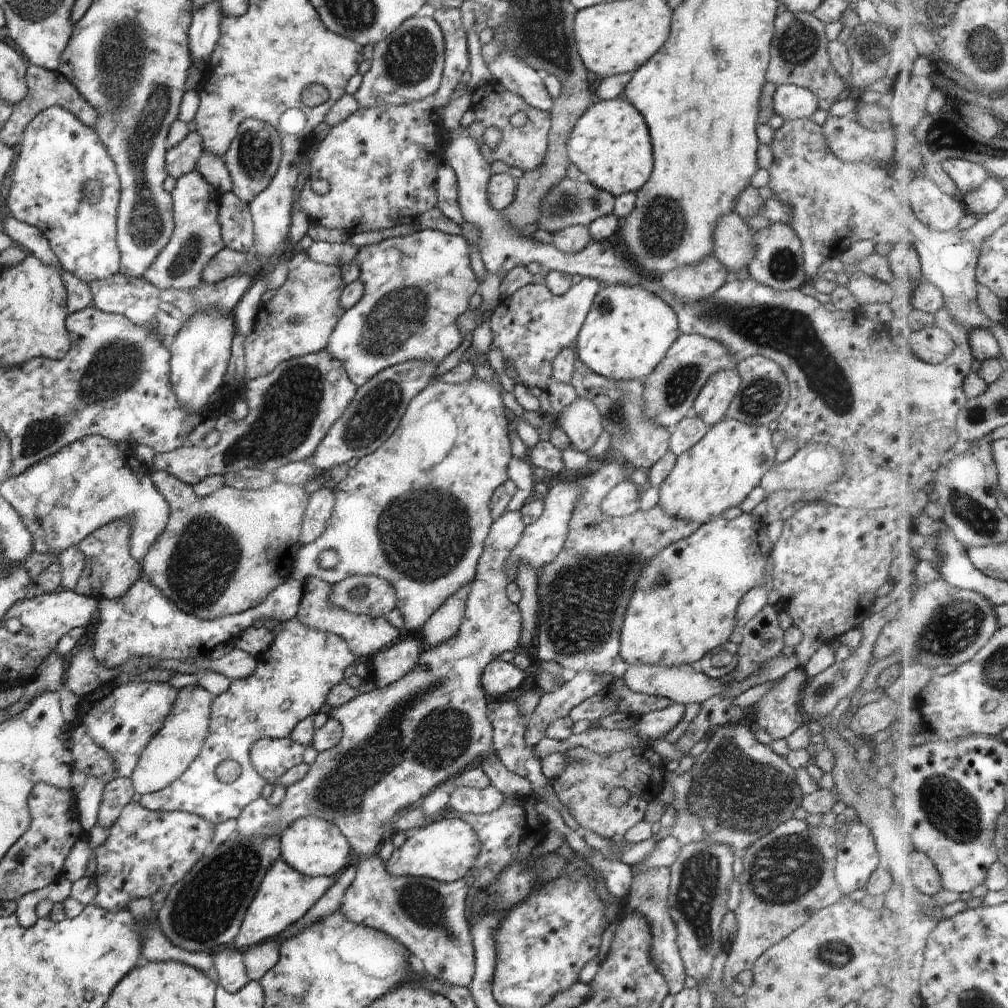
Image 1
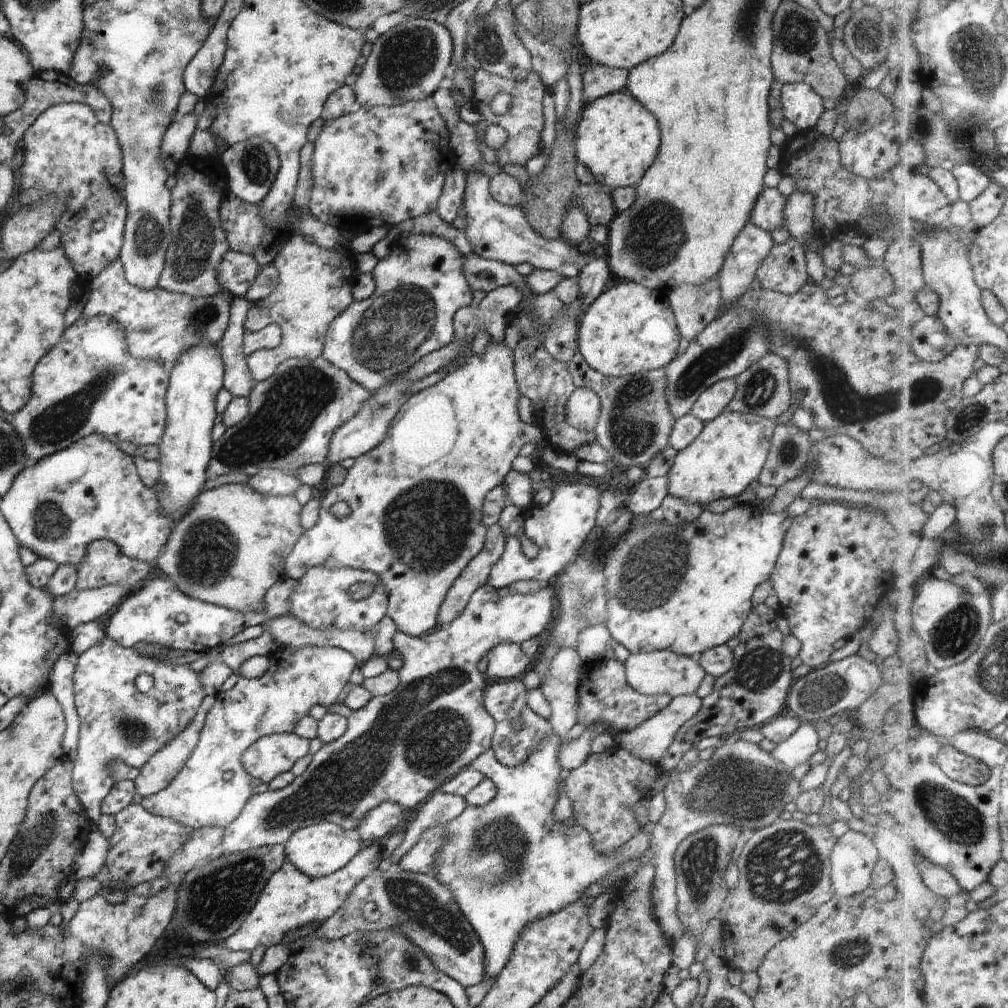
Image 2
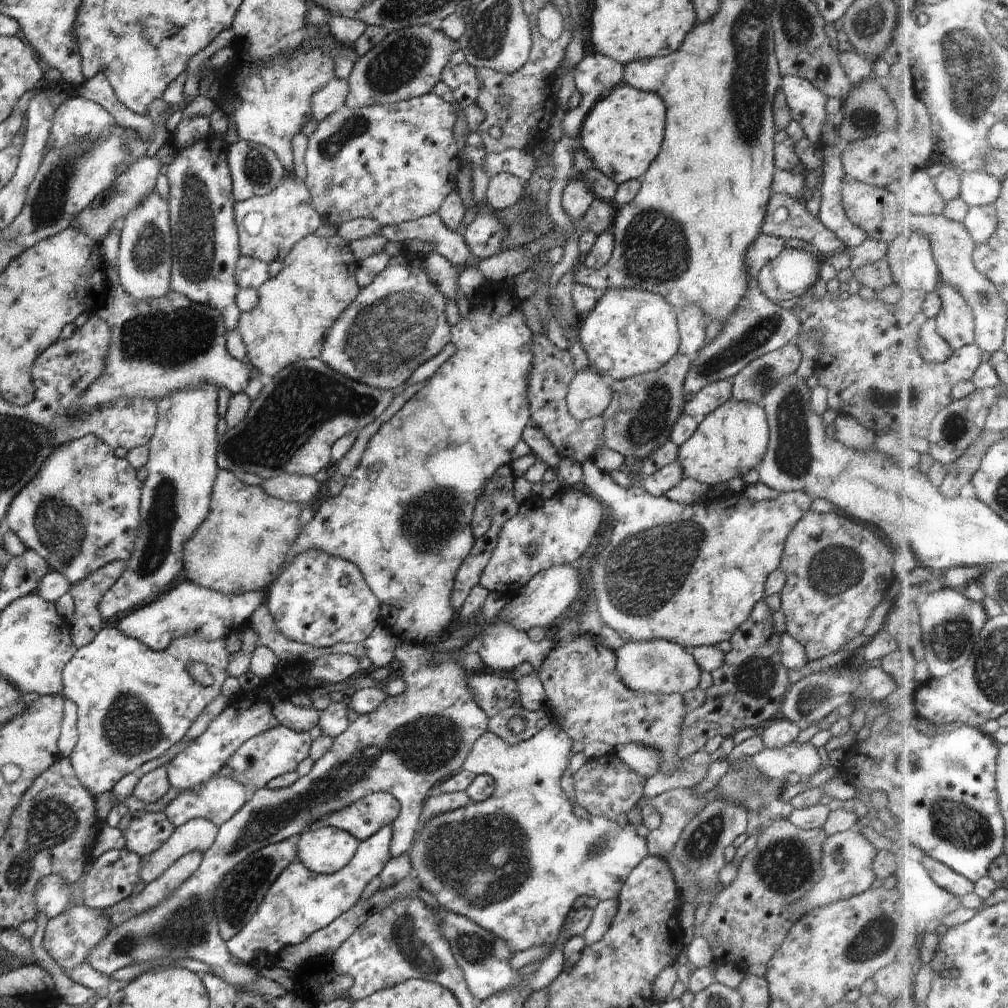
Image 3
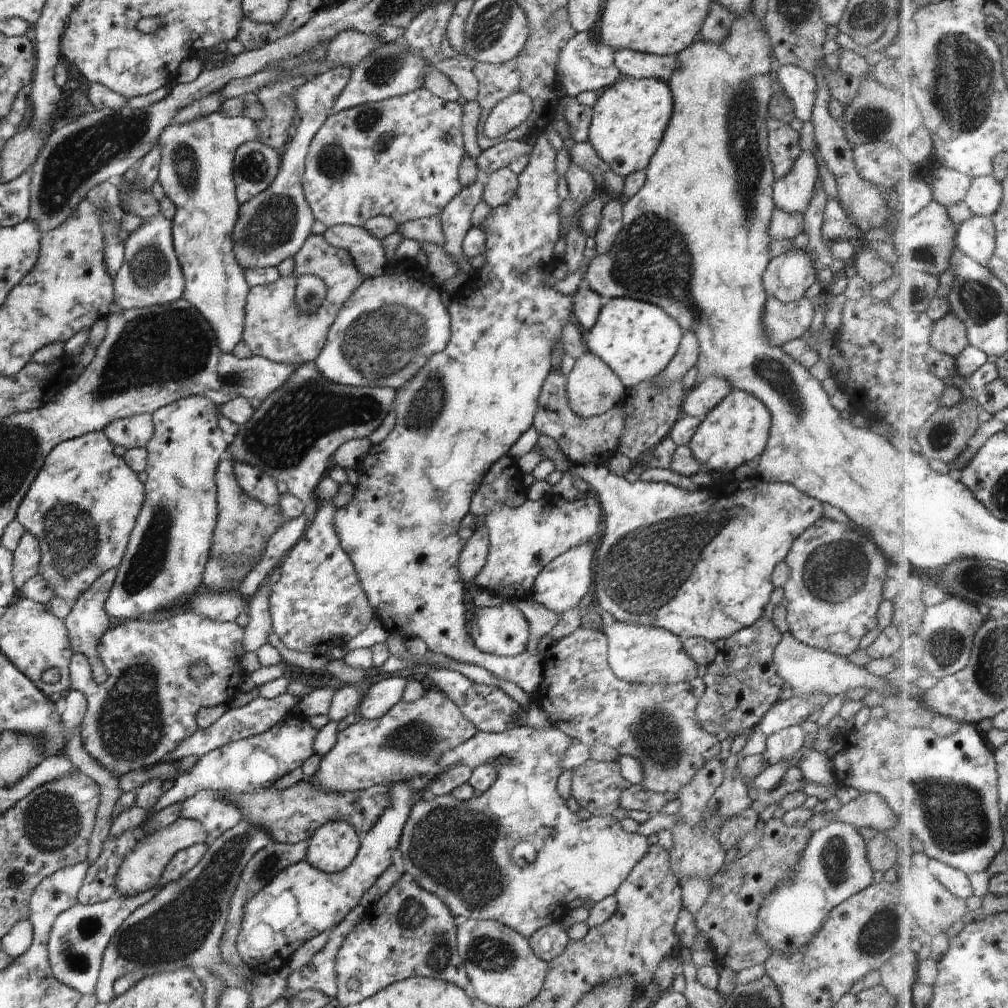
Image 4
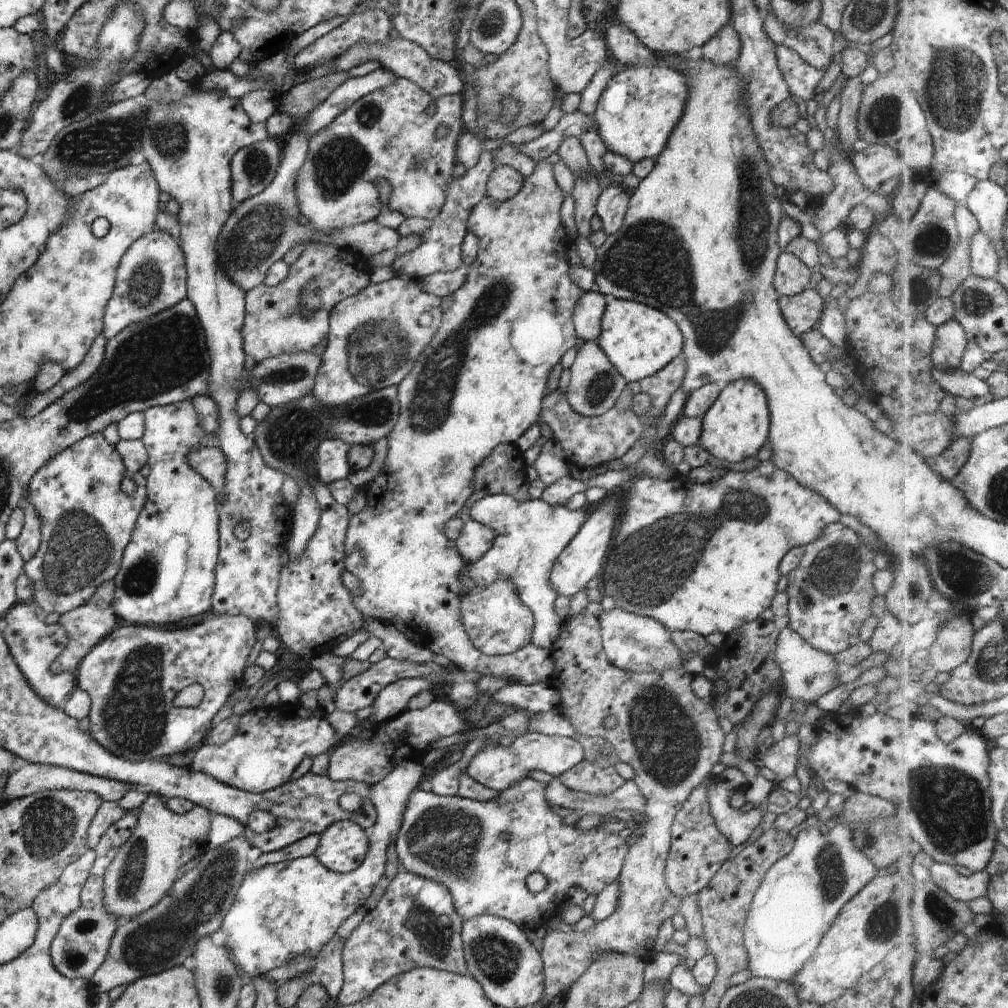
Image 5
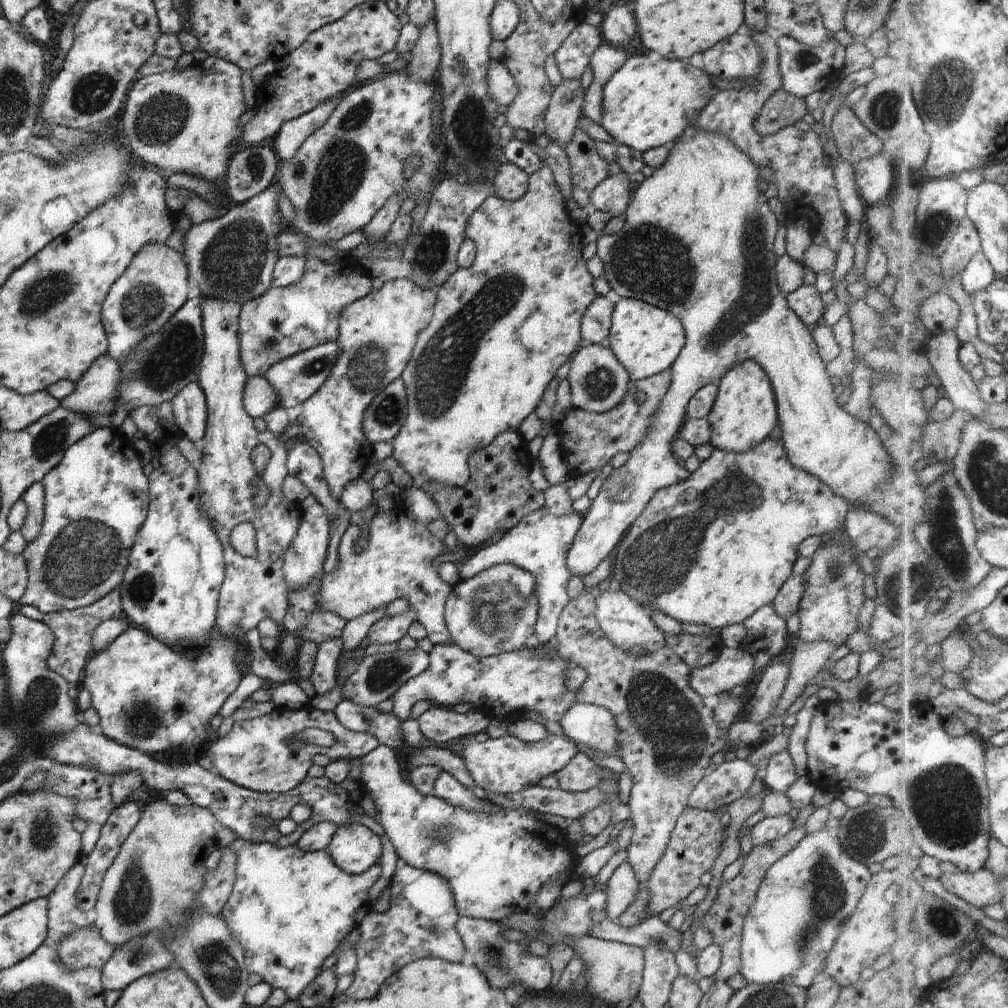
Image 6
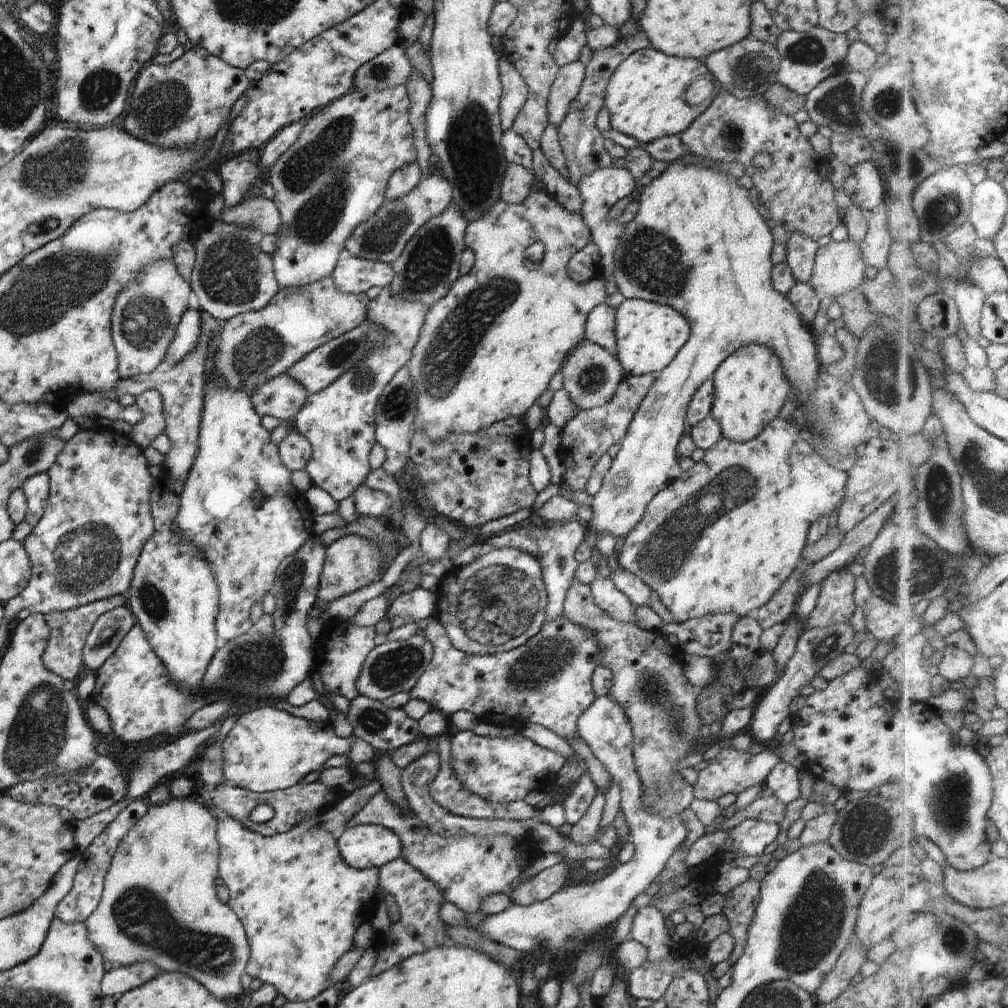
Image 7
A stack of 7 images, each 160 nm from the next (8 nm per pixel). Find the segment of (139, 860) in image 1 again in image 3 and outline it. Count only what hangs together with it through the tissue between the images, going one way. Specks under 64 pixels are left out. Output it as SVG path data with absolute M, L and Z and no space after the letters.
M147 809L138 811L135 815L128 815L121 826L125 848L137 854L140 858L144 858L158 850L172 836L174 829L175 826L162 811L148 812Z

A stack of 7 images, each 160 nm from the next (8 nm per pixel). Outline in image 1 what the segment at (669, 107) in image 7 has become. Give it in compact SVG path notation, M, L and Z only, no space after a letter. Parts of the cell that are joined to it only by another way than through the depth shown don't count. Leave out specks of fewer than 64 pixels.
M626 98L599 100L577 120L567 142L567 157L586 176L587 181L599 189L608 191L612 196L635 193L648 182L653 169L653 148L644 117Z

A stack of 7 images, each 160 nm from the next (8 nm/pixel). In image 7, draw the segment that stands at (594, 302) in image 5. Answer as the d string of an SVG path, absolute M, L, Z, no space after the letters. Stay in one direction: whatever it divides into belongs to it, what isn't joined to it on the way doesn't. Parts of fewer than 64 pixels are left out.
M608 304L596 306L586 320L585 339L602 346L612 356L617 357L615 316L616 309L608 306Z

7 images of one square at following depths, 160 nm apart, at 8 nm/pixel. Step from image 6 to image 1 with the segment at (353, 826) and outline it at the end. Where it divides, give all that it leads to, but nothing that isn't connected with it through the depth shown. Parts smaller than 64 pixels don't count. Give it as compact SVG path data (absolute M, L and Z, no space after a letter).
M313 816L302 817L290 823L279 836L281 840L281 858L294 870L311 877L334 877L347 868L351 845L340 829Z

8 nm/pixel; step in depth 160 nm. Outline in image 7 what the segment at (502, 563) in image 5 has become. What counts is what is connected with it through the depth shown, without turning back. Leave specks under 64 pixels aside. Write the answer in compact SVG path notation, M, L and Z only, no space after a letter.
M575 519L572 522L566 522L566 524L554 524L550 528L520 528L514 527L506 529L501 533L491 536L488 540L478 544L476 541L463 549L459 554L450 557L452 564L455 567L466 566L470 562L474 562L476 558L497 550L498 548L518 548L522 552L528 552L532 554L534 558L538 558L540 566L542 566L542 577L547 589L547 608L546 608L546 620L554 620L554 618L560 618L563 616L563 605L566 600L566 592L570 588L570 582L572 578L575 578L575 573L578 567L578 562L574 558L578 546L582 544L588 530L585 523L580 519Z

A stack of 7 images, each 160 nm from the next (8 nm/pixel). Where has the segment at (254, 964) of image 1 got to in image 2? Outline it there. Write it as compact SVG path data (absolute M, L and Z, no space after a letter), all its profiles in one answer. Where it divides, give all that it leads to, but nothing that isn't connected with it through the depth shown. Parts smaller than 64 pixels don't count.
M376 868L367 874L346 897L337 912L327 918L319 929L289 945L268 947L255 971L260 978L274 975L286 962L289 954L308 939L318 937L331 941L356 931L368 933L393 928L409 937L438 970L459 982L464 988L477 985L486 978L485 953L480 938L455 903L452 893L432 874L411 873L396 868L385 872Z

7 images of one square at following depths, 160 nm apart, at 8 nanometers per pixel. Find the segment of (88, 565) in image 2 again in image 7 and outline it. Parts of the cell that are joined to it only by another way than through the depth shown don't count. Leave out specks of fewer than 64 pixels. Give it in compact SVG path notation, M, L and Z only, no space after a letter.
M116 595L66 612L50 612L50 614L46 615L46 622L50 626L50 638L48 646L46 646L44 654L42 654L44 668L48 672L60 676L64 681L74 681L77 676L80 676L80 668L82 668L83 664L82 652L85 648L86 638L88 638L88 634L90 634L90 630L98 621L98 618L114 608L125 605L127 605L126 598L123 595Z

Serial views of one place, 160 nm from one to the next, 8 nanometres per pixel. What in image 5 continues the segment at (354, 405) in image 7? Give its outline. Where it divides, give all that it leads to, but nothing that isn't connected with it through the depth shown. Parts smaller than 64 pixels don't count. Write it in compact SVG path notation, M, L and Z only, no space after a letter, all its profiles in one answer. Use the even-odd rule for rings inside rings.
M392 278L380 284L368 284L362 292L342 300L330 311L328 344L322 350L322 364L318 368L312 396L326 406L345 405L362 398L378 388L397 386L408 376L414 360L424 346L430 344L442 322L441 298L420 288L417 278ZM326 438L318 444L320 446L316 448L313 459L314 475L324 484L347 479L352 472L352 466L348 462L348 450L352 444L347 444L340 438Z

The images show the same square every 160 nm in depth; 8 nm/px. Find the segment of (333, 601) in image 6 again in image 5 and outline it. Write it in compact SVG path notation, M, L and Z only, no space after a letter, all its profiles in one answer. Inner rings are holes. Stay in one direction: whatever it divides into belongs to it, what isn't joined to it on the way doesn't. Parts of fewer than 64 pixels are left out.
M540 161L537 163L534 172L528 177L524 177L524 186L516 196L506 201L496 201L491 197L485 197L481 202L478 202L477 206L473 207L472 214L468 220L467 226L469 232L476 234L476 238L479 241L479 252L476 260L472 262L472 265L468 265L468 274L466 274L466 282L449 296L441 298L442 309L442 322L440 322L440 328L436 330L434 338L430 340L428 348L418 356L418 360L414 362L414 368L410 370L410 374L398 384L398 404L400 404L400 416L394 429L388 434L388 454L386 460L384 460L384 466L381 472L375 475L373 482L369 484L370 488L364 493L367 498L367 505L362 512L358 514L352 514L349 520L349 526L345 539L344 546L344 566L345 570L358 578L361 584L361 590L351 592L350 598L352 598L352 604L354 608L362 614L363 617L373 617L379 620L391 621L394 616L400 618L410 631L413 631L417 636L423 639L422 645L432 653L436 655L444 655L458 668L462 668L462 671L478 672L481 676L500 676L500 678L506 678L506 680L512 680L522 685L532 685L535 683L551 681L552 674L554 674L554 660L552 660L552 654L550 649L539 648L530 642L528 646L520 648L510 655L497 655L486 656L470 642L470 638L466 636L464 628L462 628L462 622L460 622L460 598L463 594L467 582L465 580L466 563L462 559L462 556L458 553L456 542L450 541L444 534L444 528L446 522L450 518L455 518L456 514L462 510L462 506L470 499L472 492L474 491L474 468L486 458L498 444L515 444L516 440L539 420L541 412L542 400L547 391L547 379L552 371L552 366L560 363L564 354L570 350L570 348L576 347L578 342L578 334L576 333L573 316L574 308L578 304L578 298L584 294L584 290L580 288L571 278L569 273L572 264L570 264L570 249L574 246L574 239L570 238L566 233L562 221L560 218L560 209L565 200L564 193L558 184L554 180L553 168L551 164L546 161ZM532 312L546 312L546 314L552 314L552 316L558 316L558 330L554 334L548 332L548 356L546 356L546 374L544 376L536 376L534 374L534 368L526 362L522 362L514 350L514 346L510 344L510 332L512 332L512 322L516 320L524 320L528 314Z

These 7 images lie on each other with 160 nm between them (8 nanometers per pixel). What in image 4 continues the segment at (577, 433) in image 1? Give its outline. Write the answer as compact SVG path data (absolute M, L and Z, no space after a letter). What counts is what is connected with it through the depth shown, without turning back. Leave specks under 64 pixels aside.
M589 351L575 361L574 368L567 376L566 393L571 411L583 418L598 417L609 412L627 394L620 378L596 354Z

